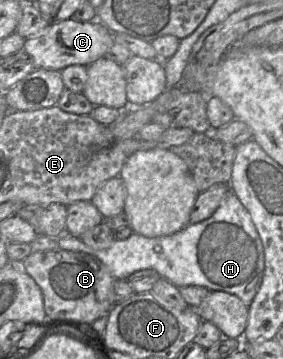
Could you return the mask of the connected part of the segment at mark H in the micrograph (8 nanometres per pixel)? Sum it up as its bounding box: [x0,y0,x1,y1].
[59,192,265,307]

